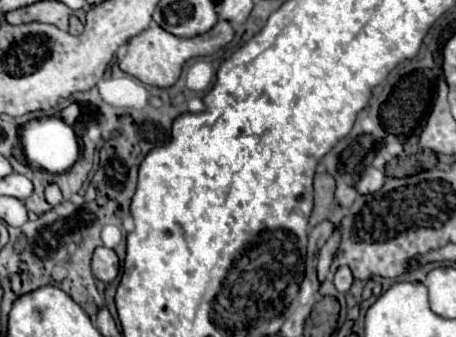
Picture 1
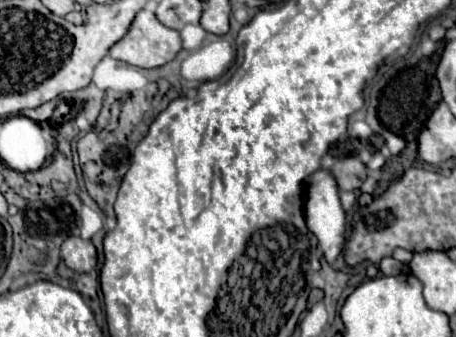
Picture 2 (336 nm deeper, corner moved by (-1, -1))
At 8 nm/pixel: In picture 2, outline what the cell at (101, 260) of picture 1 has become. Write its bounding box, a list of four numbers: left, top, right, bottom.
[61,237,97,273]

